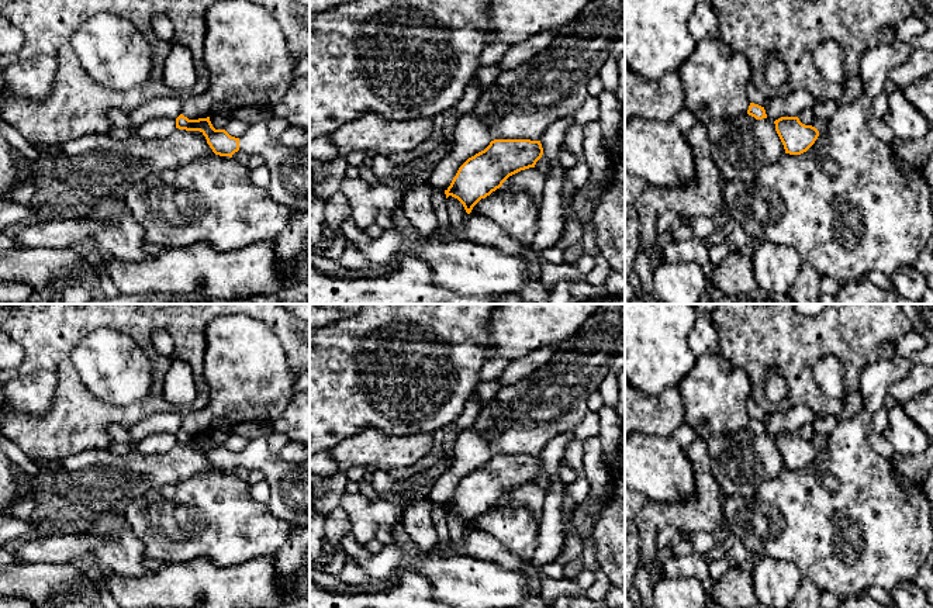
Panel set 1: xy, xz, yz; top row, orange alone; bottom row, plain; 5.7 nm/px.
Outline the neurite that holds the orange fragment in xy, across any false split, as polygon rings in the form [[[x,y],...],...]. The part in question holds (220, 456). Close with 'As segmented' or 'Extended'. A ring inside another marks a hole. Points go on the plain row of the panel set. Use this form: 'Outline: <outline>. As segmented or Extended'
Outline: [[[180,429],[176,443],[200,446],[220,471],[232,473],[238,466],[262,471],[270,487],[267,507],[272,514],[293,526],[310,526],[310,460],[284,462],[269,449],[267,436],[249,441],[241,453],[231,452],[225,445],[215,445],[210,432],[189,435]]]. Extended

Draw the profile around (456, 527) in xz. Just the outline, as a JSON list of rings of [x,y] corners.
[[[449,511],[446,514],[446,521],[448,521],[448,531],[450,535],[452,550],[453,552],[464,550],[463,543],[464,543],[464,536],[467,533],[467,528],[463,519],[457,514]]]

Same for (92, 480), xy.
[[[176,443],[163,455],[142,455],[132,448],[124,456],[93,449],[55,462],[49,493],[62,508],[99,511],[211,470],[200,446]]]

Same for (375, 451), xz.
[[[369,428],[357,436],[348,438],[329,450],[338,471],[363,466],[370,473],[391,471],[415,464],[433,446],[433,433],[390,436]]]

